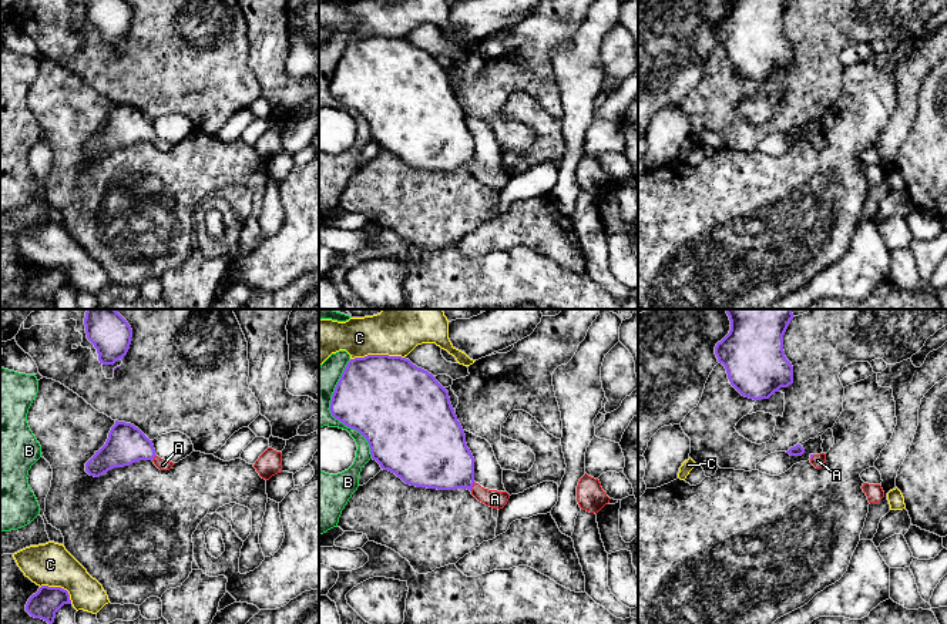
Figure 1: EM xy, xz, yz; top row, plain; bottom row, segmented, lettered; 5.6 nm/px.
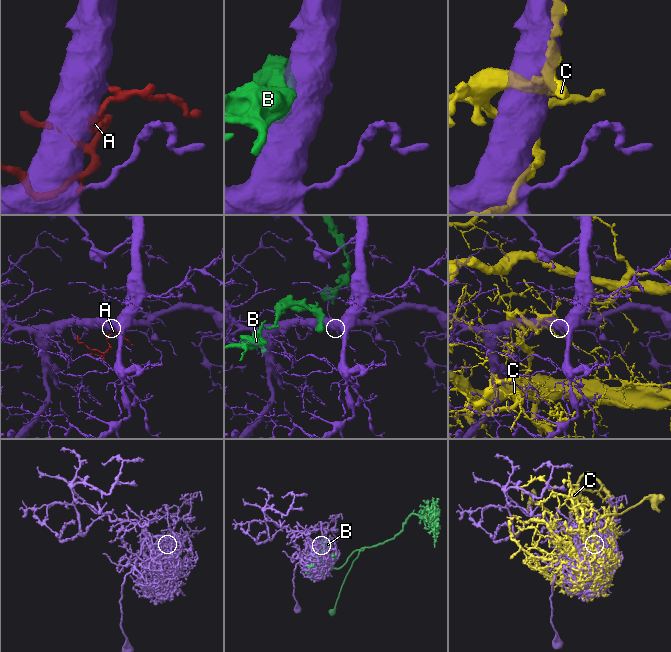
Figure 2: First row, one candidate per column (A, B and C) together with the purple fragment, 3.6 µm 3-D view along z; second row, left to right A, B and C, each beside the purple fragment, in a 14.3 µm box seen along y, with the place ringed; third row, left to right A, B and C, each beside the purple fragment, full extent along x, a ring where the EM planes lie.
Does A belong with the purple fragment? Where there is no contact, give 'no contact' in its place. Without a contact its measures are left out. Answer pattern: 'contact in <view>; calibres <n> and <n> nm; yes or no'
contact in xz; calibres 360 and 100 nm; yes

